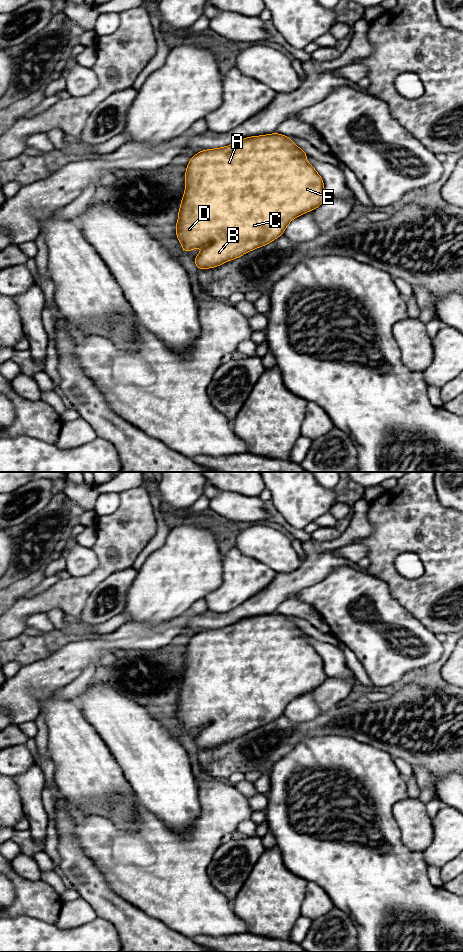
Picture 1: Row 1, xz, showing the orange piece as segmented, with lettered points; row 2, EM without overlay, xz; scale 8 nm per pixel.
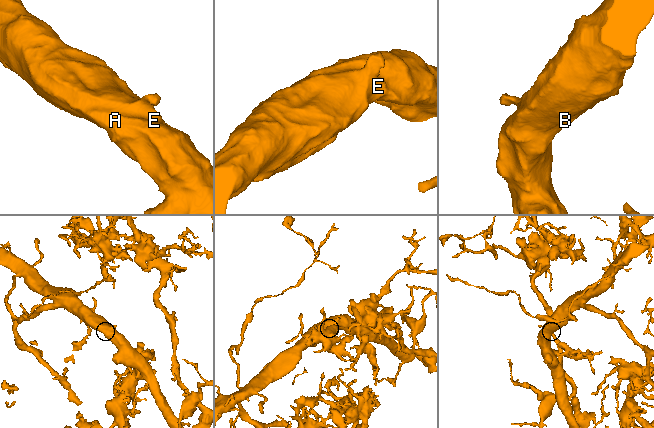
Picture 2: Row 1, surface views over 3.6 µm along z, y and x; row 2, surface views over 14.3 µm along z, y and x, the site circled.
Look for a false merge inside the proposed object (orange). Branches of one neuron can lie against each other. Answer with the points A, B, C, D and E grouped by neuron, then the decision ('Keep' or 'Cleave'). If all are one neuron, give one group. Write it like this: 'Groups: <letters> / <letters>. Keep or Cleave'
Groups: A B C D E. Keep

